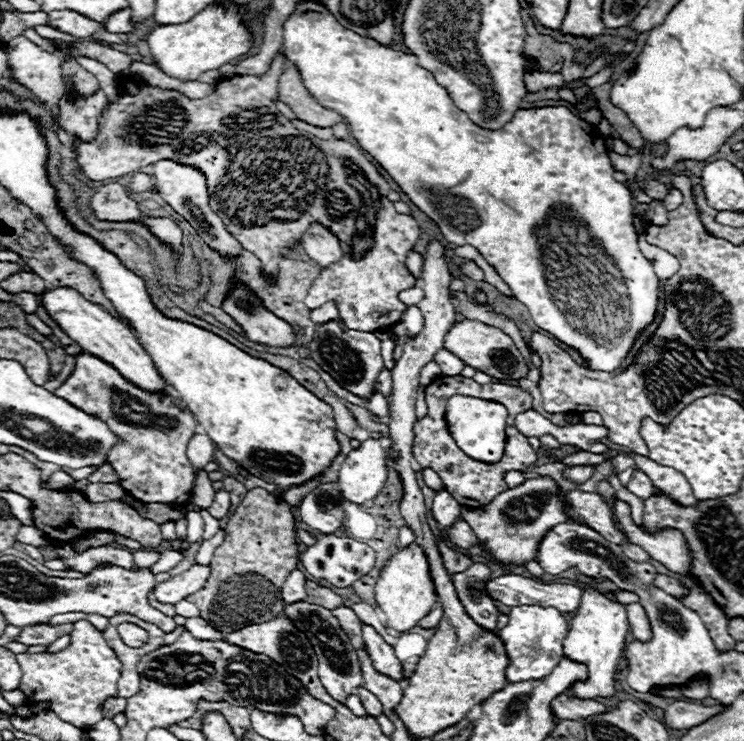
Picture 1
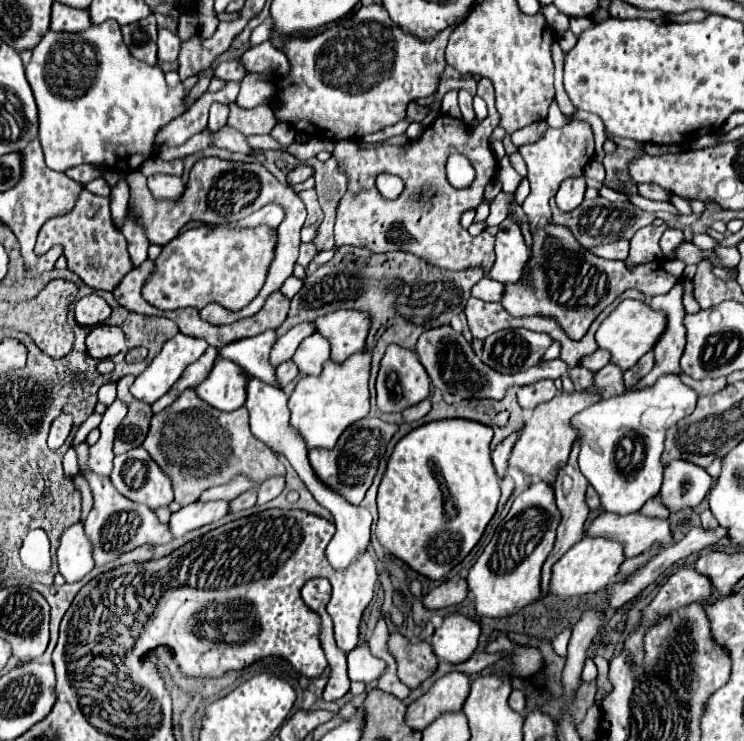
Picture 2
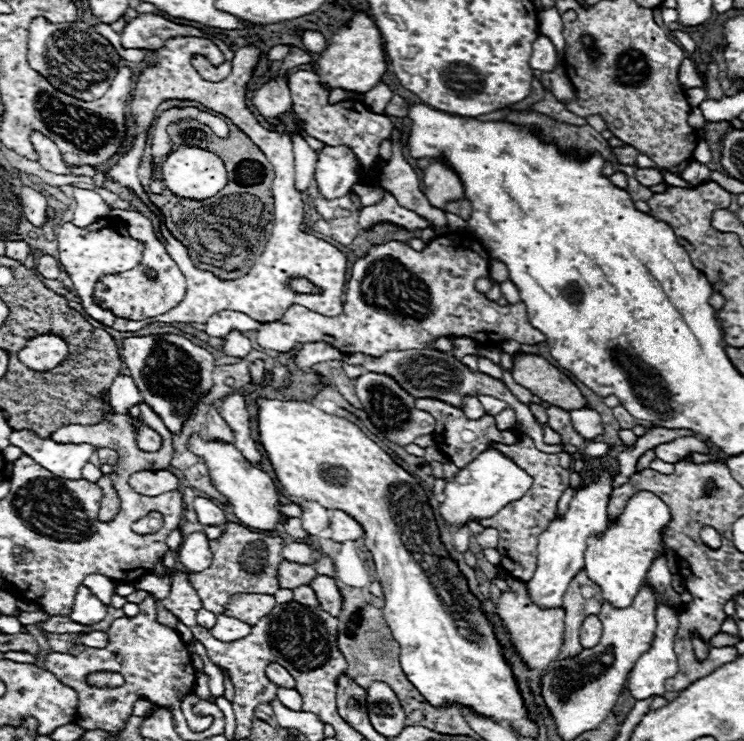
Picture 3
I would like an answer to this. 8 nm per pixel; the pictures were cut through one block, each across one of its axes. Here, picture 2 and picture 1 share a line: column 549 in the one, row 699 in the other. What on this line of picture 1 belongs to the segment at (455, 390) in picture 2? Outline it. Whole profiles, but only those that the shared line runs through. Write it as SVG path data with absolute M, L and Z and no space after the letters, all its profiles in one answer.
M360 688L358 690L358 696L360 696L360 700L362 700L362 704L364 704L364 708L366 708L366 712L370 716L378 718L382 714L382 704L380 704L380 700L372 692L368 692L366 688Z

